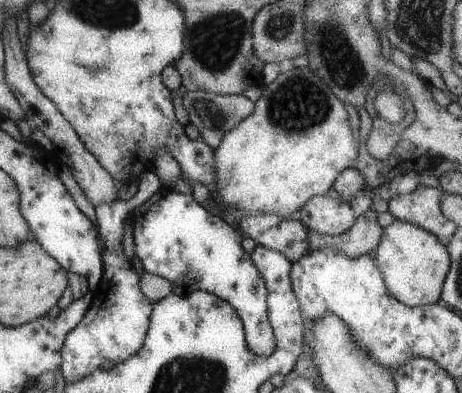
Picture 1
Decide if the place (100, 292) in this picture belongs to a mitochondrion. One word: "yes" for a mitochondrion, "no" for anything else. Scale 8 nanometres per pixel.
no

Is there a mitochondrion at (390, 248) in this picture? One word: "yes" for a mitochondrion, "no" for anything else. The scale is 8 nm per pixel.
no

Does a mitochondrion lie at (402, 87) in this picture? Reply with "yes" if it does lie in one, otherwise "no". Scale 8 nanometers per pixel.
no

